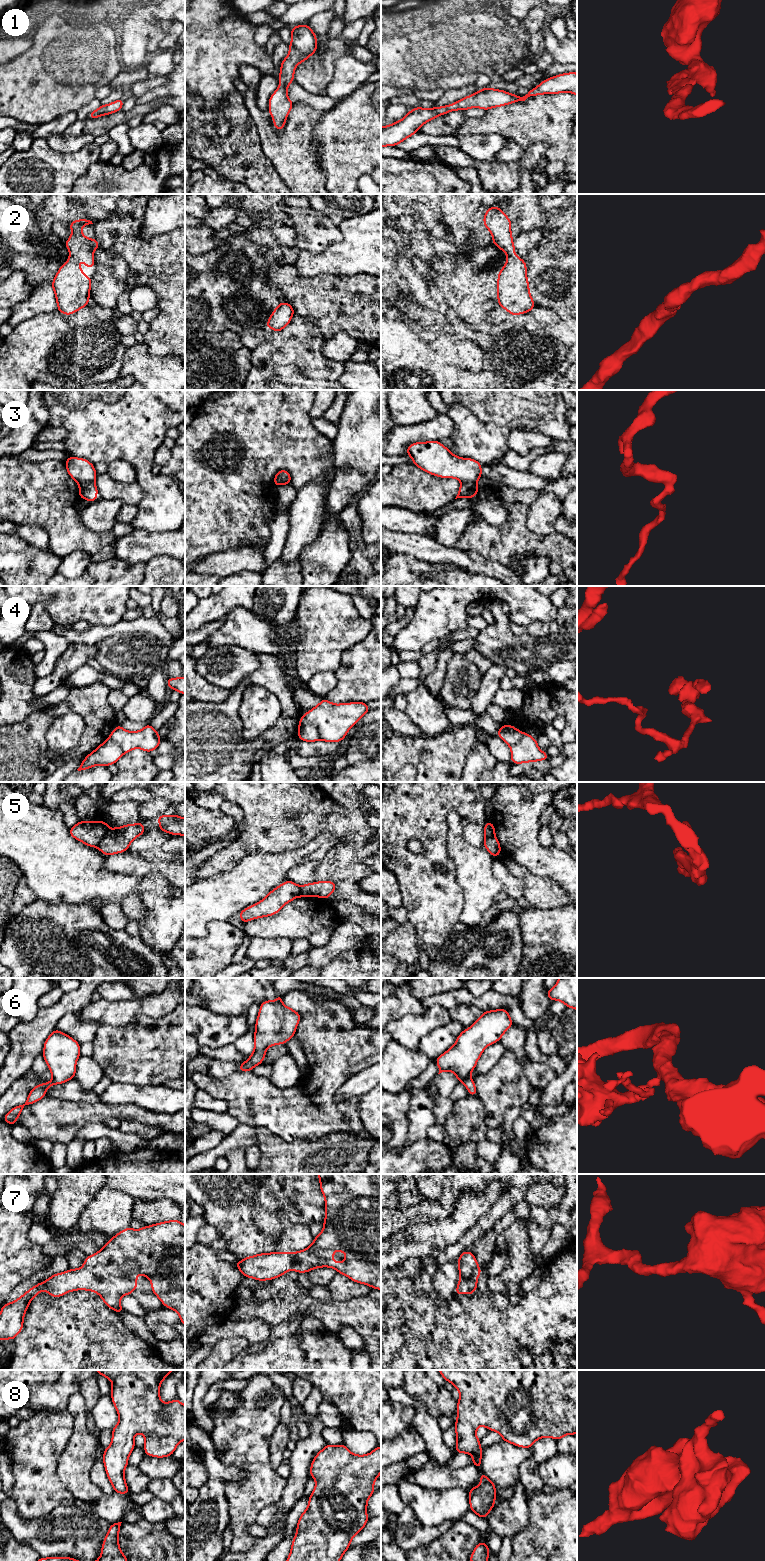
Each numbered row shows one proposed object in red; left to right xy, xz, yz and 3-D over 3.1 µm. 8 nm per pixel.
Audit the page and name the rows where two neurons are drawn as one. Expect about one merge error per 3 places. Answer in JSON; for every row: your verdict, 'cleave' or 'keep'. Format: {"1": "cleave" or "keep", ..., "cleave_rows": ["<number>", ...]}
{"1": "keep", "2": "keep", "3": "cleave", "4": "cleave", "5": "cleave", "6": "cleave", "7": "keep", "8": "keep", "cleave_rows": ["3", "4", "5", "6"]}

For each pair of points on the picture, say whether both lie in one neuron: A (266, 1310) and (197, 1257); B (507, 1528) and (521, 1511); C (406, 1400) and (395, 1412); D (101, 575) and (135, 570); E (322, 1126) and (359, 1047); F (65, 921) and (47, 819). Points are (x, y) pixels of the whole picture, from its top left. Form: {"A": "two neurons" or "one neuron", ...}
{"A": "two neurons", "B": "one neuron", "C": "two neurons", "D": "one neuron", "E": "one neuron", "F": "two neurons"}

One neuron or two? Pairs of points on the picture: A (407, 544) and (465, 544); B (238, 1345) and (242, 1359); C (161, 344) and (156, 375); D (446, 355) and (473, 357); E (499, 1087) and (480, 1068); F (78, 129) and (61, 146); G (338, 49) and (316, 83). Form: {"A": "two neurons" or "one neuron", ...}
{"A": "two neurons", "B": "two neurons", "C": "two neurons", "D": "one neuron", "E": "two neurons", "F": "two neurons", "G": "one neuron"}

